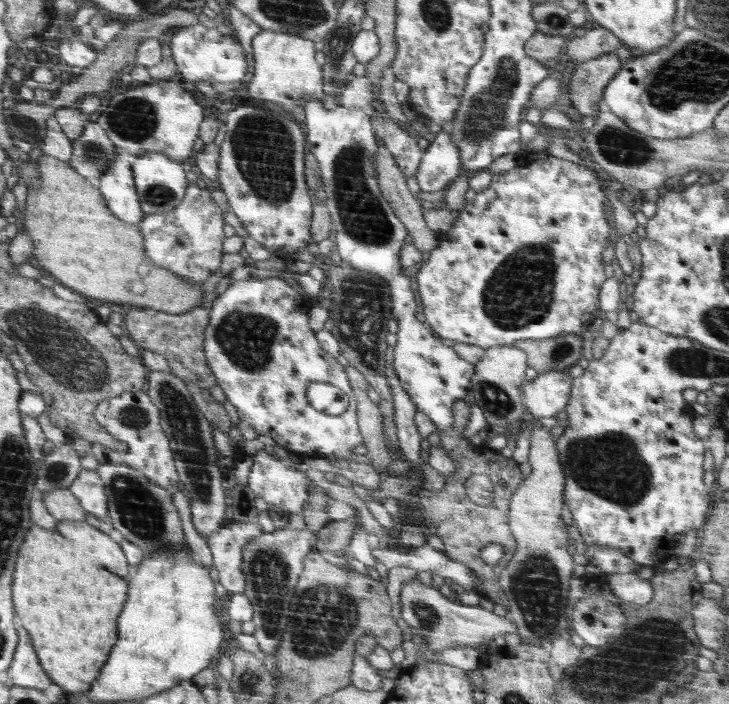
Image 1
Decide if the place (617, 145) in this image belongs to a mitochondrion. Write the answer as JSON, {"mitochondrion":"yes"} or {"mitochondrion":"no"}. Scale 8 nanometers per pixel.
{"mitochondrion":"yes"}

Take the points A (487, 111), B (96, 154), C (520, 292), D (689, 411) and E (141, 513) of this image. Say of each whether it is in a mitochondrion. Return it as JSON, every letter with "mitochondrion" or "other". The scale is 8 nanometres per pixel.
{"A":"mitochondrion","B":"mitochondrion","C":"mitochondrion","D":"other","E":"mitochondrion"}

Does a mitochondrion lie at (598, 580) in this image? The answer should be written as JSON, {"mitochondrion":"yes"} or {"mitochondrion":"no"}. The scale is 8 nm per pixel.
{"mitochondrion":"no"}

